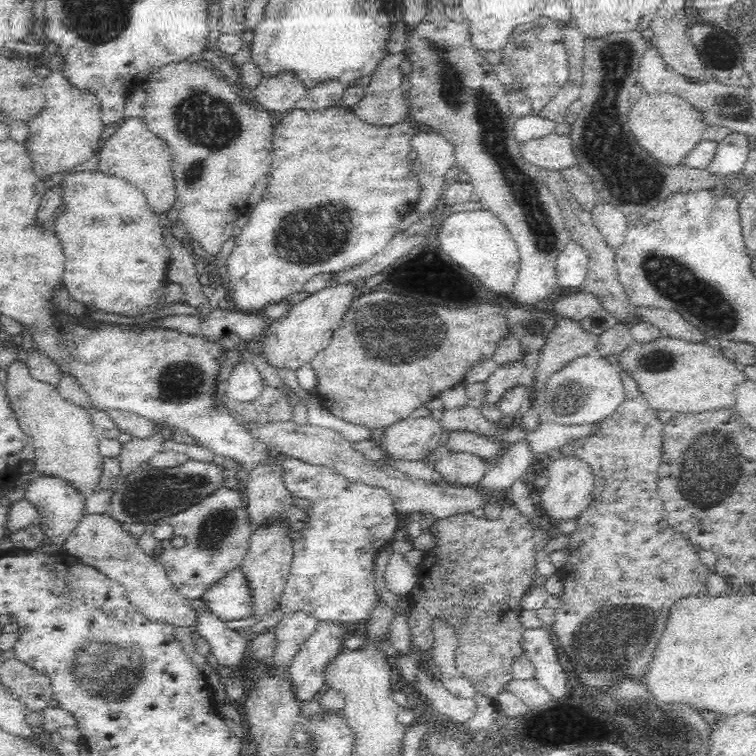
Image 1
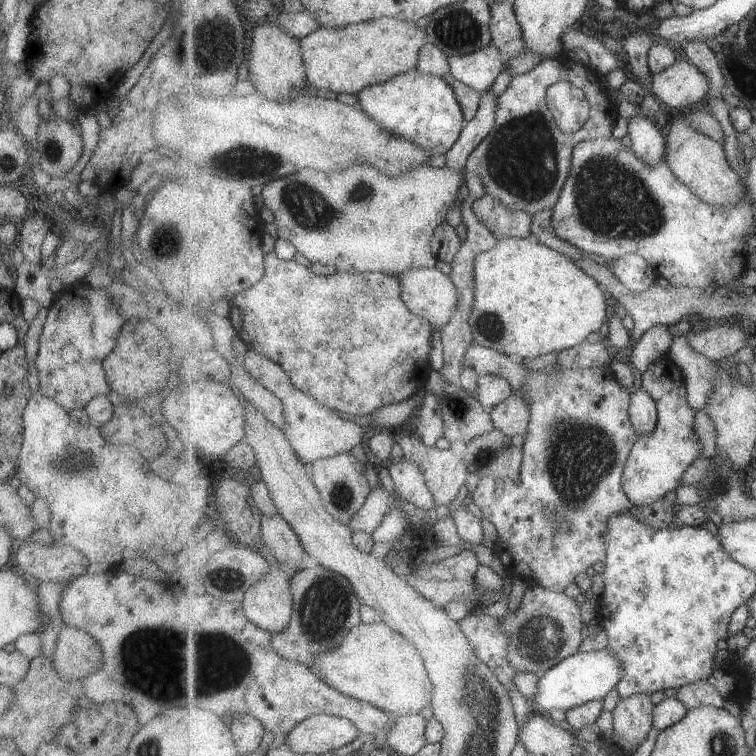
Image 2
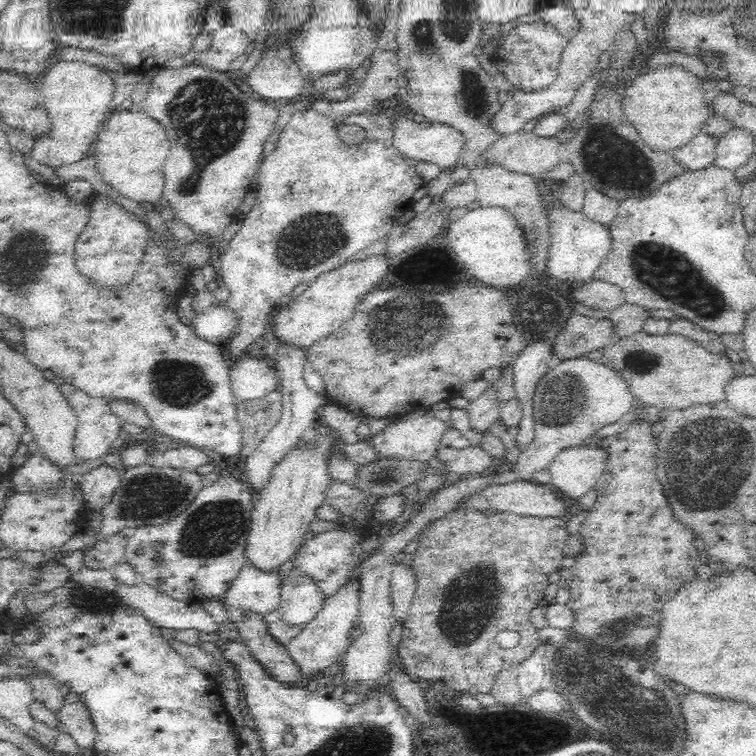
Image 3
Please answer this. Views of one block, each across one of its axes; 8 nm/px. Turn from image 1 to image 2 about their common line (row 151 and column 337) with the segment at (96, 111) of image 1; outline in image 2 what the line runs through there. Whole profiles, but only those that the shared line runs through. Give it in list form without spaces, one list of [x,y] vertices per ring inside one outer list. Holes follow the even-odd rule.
[[[384,17],[340,28],[319,28],[302,40],[310,90],[359,95],[365,88],[419,68],[421,48],[428,40],[425,28]]]

